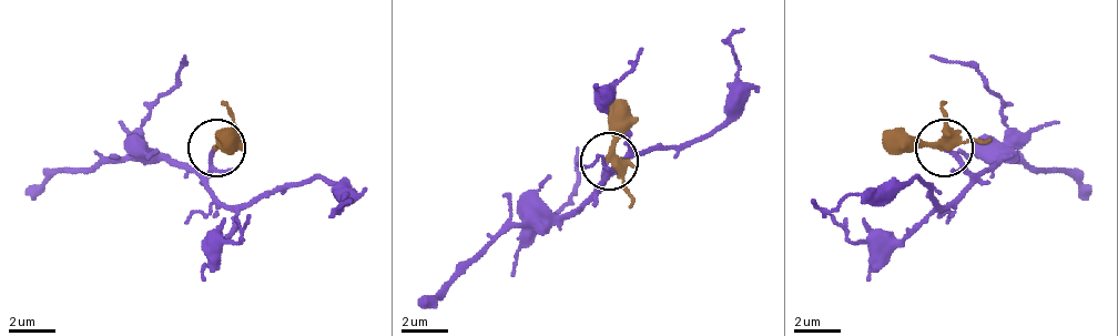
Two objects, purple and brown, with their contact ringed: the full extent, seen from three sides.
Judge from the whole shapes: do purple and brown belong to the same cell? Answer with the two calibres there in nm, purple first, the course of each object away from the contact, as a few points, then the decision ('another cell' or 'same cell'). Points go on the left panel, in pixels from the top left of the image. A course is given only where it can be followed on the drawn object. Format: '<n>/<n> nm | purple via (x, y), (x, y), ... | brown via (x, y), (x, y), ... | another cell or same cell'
190/280 nm | purple via (214, 150), (209, 190), (232, 207), (324, 179), (347, 195), (335, 207), (353, 201) | brown via (214, 150), (232, 132) | same cell

